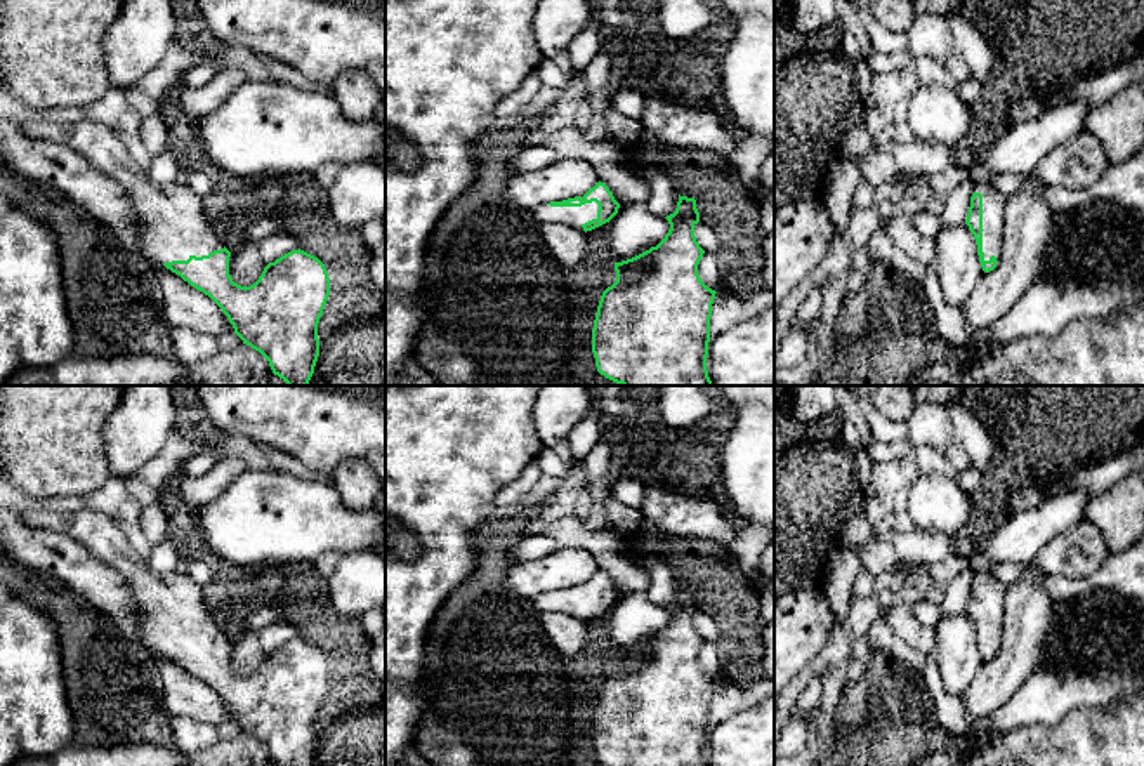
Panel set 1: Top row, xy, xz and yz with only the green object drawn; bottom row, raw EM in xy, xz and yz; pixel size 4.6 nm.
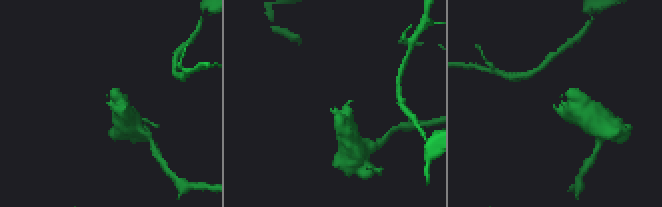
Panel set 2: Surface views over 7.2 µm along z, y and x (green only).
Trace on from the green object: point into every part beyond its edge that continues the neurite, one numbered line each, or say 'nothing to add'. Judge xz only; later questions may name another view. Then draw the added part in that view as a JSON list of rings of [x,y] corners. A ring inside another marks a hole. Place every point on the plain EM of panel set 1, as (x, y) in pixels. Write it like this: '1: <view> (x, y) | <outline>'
1: xz (570, 605) | [[[595,591],[585,592],[582,596],[550,596],[550,594],[538,594],[531,598],[531,604],[535,606],[536,613],[545,611],[561,611],[564,615],[571,615],[583,620],[583,613],[597,608],[599,594]]]

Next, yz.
1: yz (993, 591) | [[[991,571],[976,573],[974,582],[983,584],[984,650],[989,650],[991,644],[998,650],[1003,636],[1003,599],[1007,584],[1000,582]]]

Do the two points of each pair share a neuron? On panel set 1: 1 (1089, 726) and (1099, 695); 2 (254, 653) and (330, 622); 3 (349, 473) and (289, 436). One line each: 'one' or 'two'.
1: two
2: two
3: two

